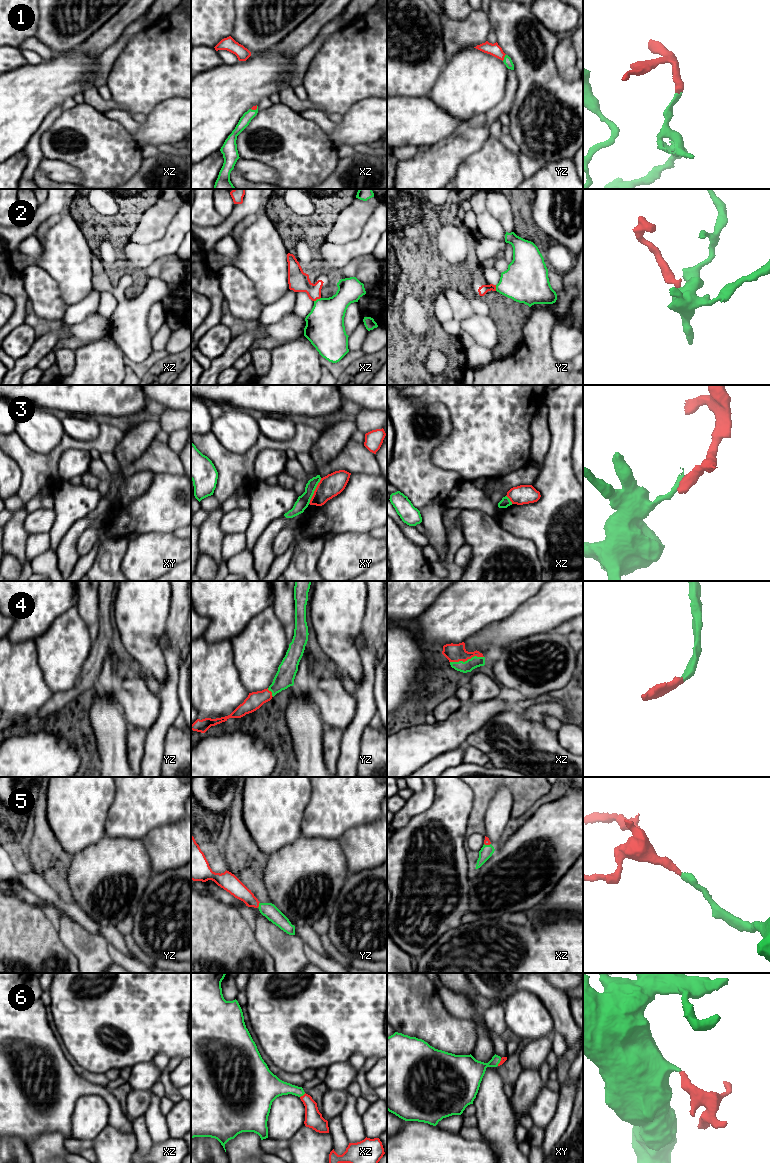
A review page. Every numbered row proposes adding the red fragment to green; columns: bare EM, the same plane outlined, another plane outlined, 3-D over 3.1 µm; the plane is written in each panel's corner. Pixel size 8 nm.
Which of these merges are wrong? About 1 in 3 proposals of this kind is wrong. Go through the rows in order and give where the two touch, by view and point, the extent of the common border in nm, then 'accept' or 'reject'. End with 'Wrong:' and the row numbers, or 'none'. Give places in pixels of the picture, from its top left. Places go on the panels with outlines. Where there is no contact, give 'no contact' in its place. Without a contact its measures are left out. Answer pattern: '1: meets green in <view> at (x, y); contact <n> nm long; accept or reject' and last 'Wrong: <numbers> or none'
1: meets green in yz at (504, 57); contact 60 nm long; accept
2: meets green in xz at (317, 299); contact 70 nm long; accept
3: meets green in xy at (314, 490); contact 240 nm long; reject
4: meets green in xz at (467, 660); contact 280 nm long; accept
5: meets green in yz at (259, 905); contact 50 nm long; accept
6: meets green in xz at (302, 1095); contact 60 nm long; accept
Wrong: 3

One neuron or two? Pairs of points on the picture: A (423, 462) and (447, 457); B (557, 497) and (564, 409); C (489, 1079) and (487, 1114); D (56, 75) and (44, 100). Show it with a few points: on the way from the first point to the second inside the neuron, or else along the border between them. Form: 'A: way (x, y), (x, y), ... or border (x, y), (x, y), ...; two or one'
A: border (444, 439), (433, 451), (433, 462), (453, 472); two
B: way (557, 475), (561, 431); one
C: way (489, 1088), (489, 1105); one
D: way (52, 81), (44, 89), (44, 94); one

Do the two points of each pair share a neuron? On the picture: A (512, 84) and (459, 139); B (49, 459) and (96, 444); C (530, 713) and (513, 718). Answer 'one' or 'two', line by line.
A: one
B: one
C: two

